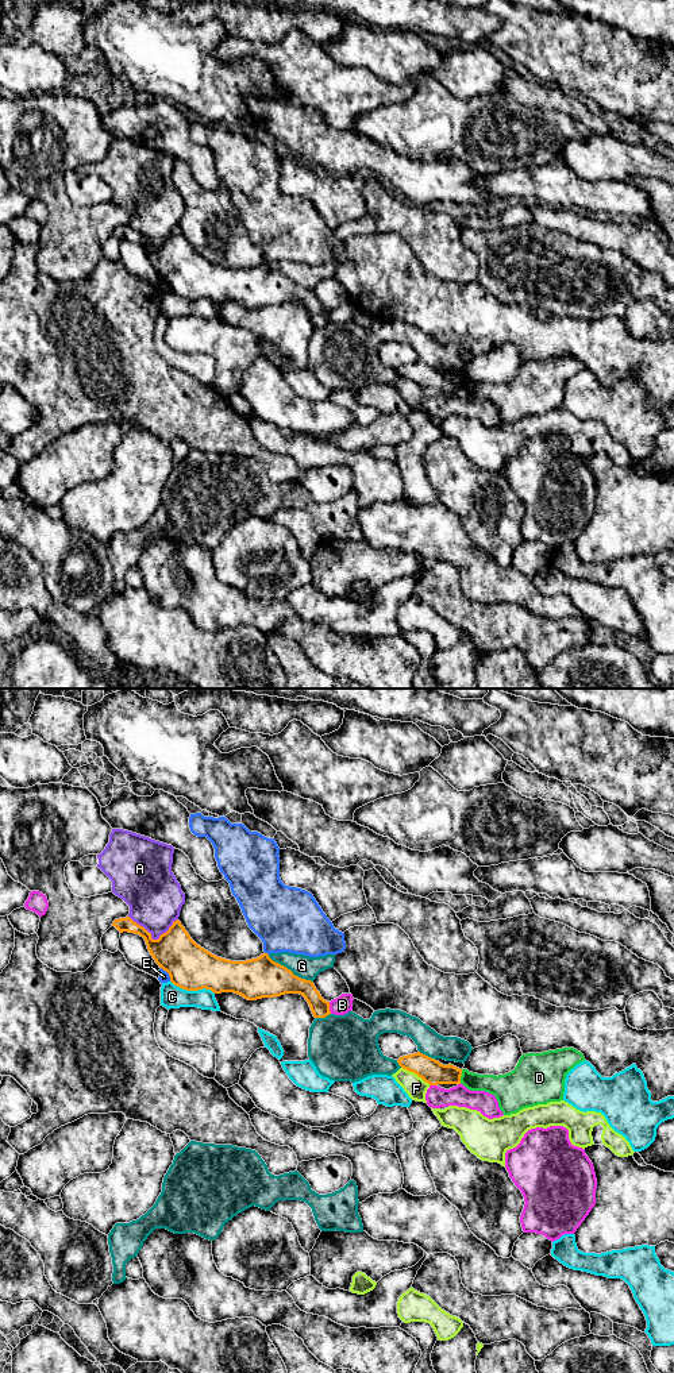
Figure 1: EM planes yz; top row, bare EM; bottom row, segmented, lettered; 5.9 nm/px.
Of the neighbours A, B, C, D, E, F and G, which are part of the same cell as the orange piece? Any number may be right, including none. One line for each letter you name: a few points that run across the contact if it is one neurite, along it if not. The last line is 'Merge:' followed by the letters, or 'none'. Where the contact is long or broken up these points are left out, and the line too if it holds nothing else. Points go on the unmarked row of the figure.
Merge: none

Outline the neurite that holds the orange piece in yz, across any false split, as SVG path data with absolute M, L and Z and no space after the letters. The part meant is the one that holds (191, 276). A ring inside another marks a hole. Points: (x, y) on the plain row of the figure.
M130 225L115 228L112 235L120 242L143 246L155 271L169 282L170 290L182 298L234 301L247 309L300 302L315 327L331 323L330 311L321 306L313 290L296 285L273 270L267 262L246 270L217 266L197 254L178 228L158 248L153 248L151 242Z

